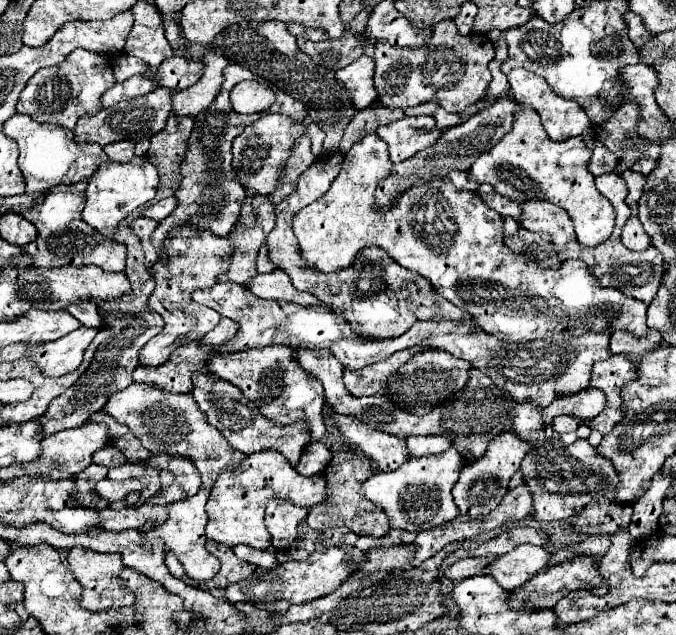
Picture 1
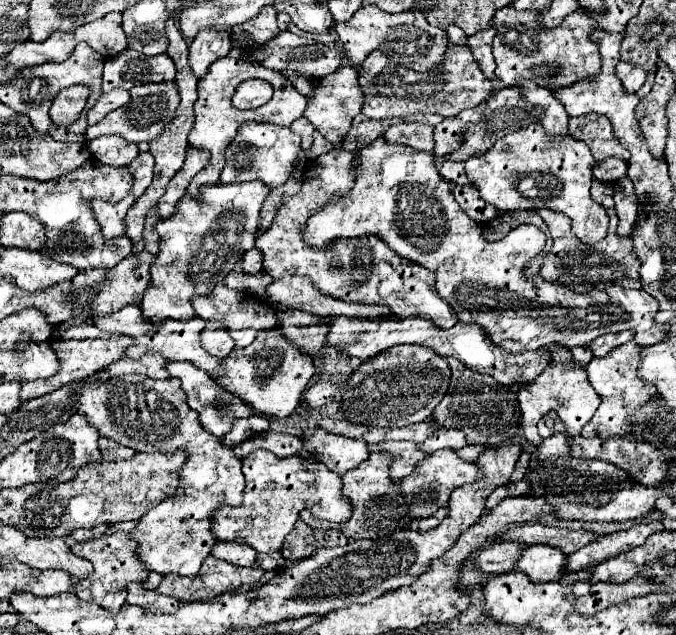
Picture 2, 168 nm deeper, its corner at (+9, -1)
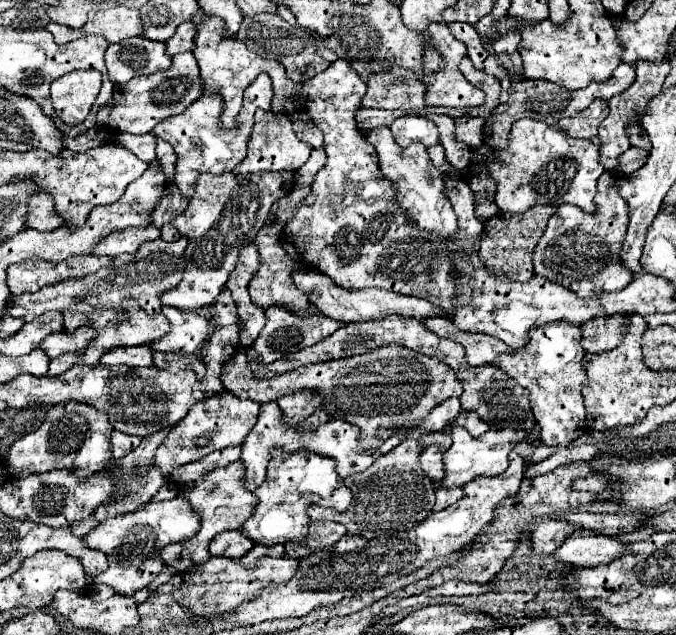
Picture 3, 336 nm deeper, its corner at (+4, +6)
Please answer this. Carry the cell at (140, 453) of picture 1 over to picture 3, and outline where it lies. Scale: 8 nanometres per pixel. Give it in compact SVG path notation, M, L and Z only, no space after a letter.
M114 431L114 433L111 433L110 443L112 445L112 455L114 457L122 457L122 455L130 453L134 447L140 445L140 437Z

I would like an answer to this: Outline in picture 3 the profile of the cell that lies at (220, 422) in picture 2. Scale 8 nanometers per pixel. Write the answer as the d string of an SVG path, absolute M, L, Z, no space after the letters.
M154 351L154 365L160 369L166 369L170 373L180 369L190 369L198 377L204 377L204 363L198 359L198 355L180 355L180 353L156 353Z

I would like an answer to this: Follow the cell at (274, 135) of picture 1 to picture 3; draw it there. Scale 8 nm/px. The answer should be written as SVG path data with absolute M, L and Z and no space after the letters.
M256 111L254 115L254 129L248 141L248 155L246 159L234 169L234 173L268 173L268 171L296 171L300 169L308 157L312 147L302 143L296 133L292 131L292 123L288 115L282 113L266 113L266 111Z

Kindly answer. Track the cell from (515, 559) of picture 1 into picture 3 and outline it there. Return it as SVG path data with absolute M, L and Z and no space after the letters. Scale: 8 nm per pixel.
M590 529L574 531L560 549L556 549L556 559L578 565L578 567L598 567L610 563L612 559L630 551L628 543L620 543L610 535L602 535Z

